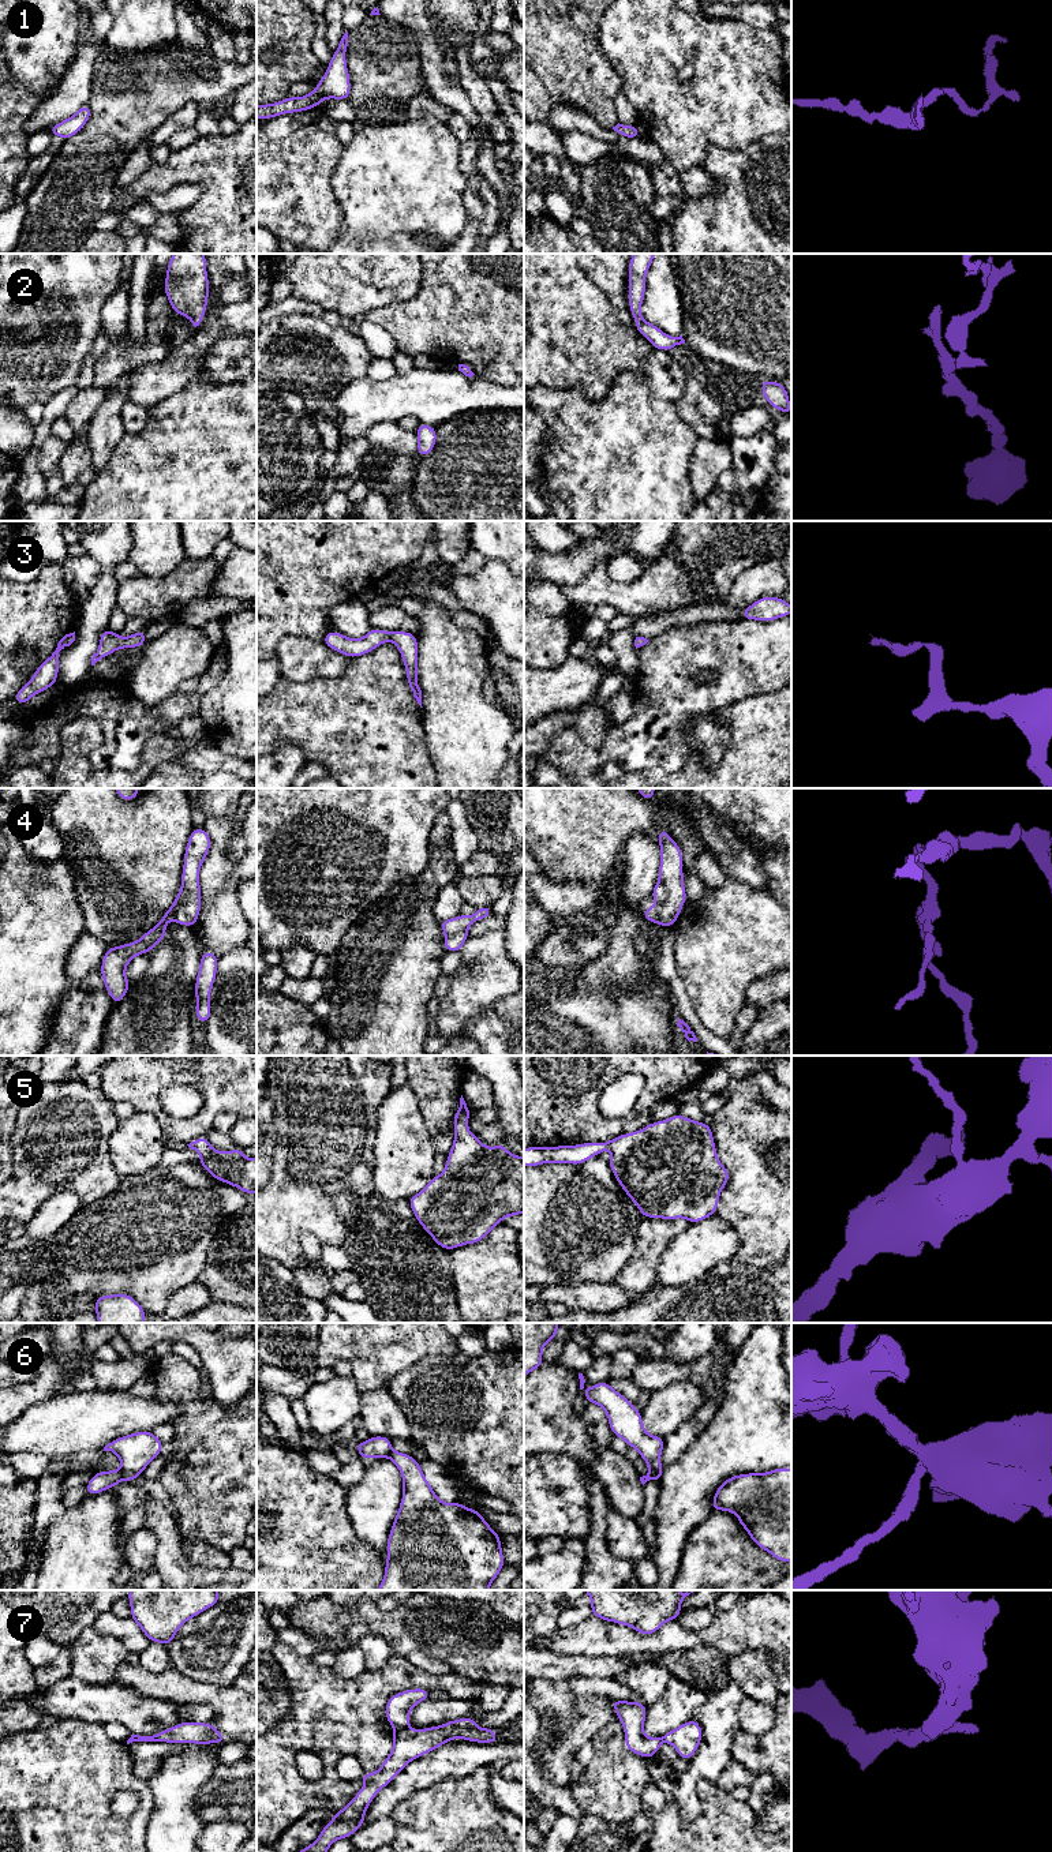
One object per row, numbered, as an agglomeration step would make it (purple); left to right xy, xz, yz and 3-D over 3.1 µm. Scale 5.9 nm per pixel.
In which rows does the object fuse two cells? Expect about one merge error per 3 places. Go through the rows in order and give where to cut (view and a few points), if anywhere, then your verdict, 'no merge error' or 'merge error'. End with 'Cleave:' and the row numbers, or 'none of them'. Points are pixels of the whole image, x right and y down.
1: cut none; no merge error
2: cut none; no merge error
3: cut none; no merge error
4: cut xy (182, 887), (186, 898), (176, 907), (173, 918); merge error
5: cut none; no merge error
6: cut xy (120, 1469), (123, 1479); merge error
7: cut xz (407, 1727), (396, 1731); merge error
Cleave: 4, 6, 7

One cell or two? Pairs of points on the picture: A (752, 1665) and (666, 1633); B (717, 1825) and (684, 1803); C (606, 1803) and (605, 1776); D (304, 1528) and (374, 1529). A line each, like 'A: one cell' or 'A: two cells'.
A: two cells
B: two cells
C: one cell
D: two cells

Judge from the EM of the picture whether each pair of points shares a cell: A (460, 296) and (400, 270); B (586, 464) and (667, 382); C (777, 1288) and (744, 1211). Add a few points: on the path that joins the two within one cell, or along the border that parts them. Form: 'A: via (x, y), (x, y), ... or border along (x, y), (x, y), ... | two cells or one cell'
A: border along (422, 267), (420, 291), (400, 303) | two cells
B: border along (641, 378), (654, 393), (674, 402) | two cells
C: border along (740, 1262), (768, 1271), (777, 1270) | two cells

